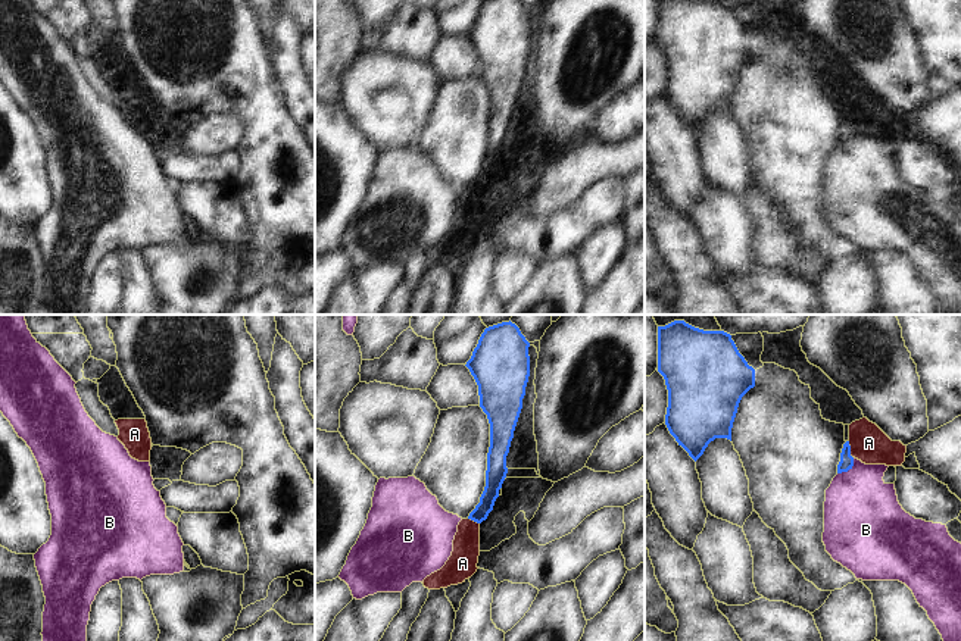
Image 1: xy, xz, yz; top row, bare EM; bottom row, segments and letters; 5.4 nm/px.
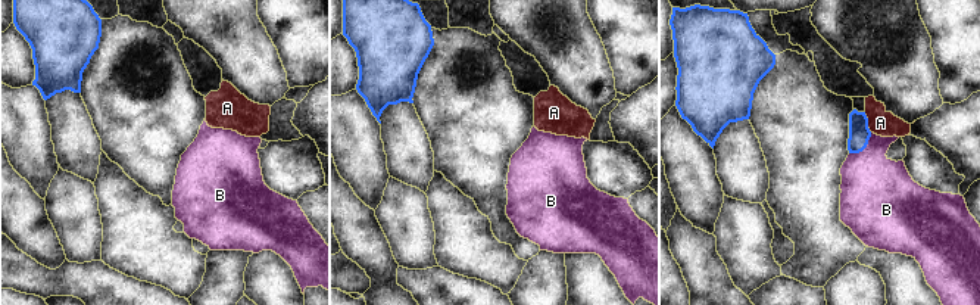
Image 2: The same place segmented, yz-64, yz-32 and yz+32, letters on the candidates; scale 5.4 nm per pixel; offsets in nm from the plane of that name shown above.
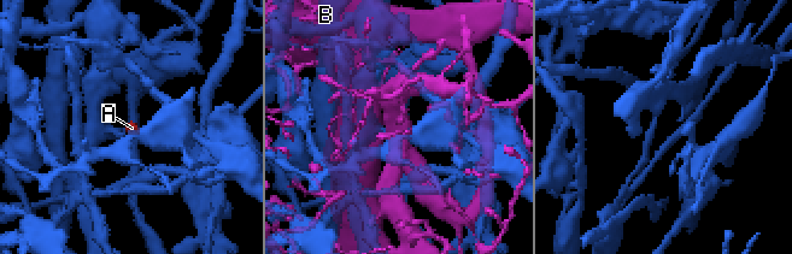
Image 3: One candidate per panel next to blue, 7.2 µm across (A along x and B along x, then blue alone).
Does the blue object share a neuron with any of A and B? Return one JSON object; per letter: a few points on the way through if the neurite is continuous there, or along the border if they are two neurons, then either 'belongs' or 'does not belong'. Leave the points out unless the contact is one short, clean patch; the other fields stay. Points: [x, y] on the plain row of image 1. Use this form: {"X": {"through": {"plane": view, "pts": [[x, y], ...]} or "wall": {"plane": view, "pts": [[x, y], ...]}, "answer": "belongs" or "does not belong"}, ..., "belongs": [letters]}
{"A": {"wall": {"plane": "yz", "pts": [[848, 112], [852, 128]]}, "answer": "does not belong"}, "B": {"answer": "does not belong"}, "belongs": []}

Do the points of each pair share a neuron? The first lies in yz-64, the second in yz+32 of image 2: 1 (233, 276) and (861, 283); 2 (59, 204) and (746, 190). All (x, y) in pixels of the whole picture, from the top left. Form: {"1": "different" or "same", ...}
{"1": "same", "2": "different"}

